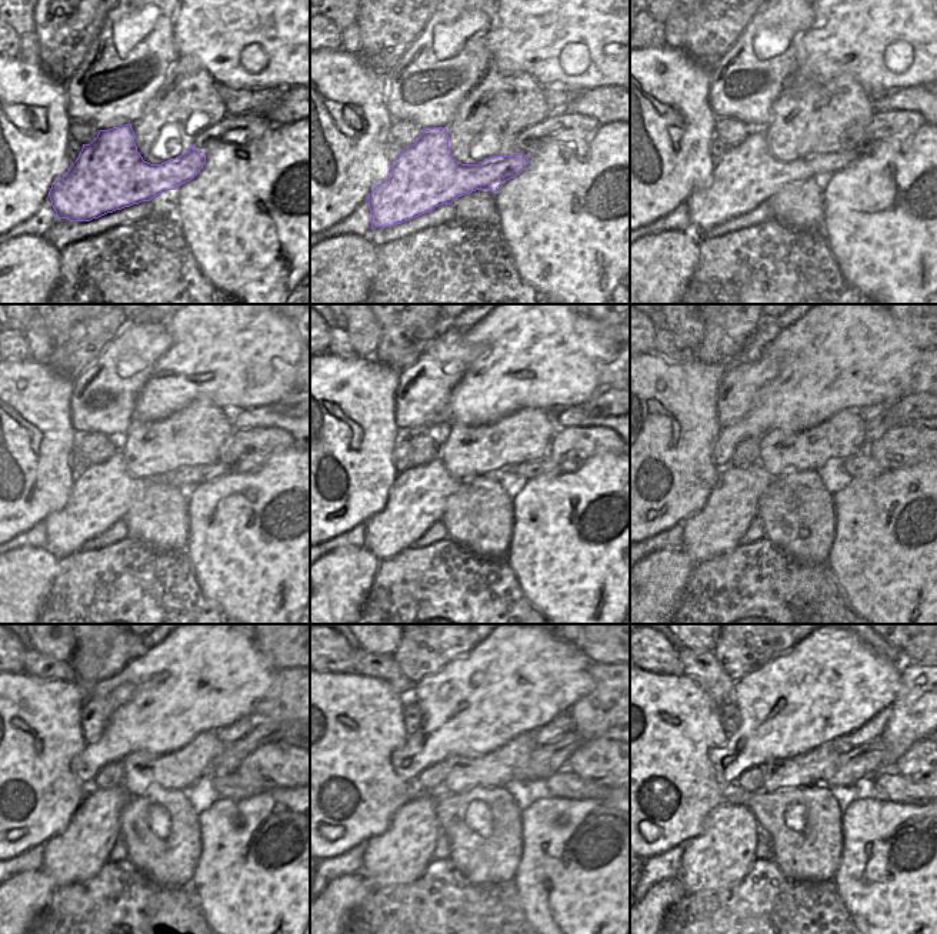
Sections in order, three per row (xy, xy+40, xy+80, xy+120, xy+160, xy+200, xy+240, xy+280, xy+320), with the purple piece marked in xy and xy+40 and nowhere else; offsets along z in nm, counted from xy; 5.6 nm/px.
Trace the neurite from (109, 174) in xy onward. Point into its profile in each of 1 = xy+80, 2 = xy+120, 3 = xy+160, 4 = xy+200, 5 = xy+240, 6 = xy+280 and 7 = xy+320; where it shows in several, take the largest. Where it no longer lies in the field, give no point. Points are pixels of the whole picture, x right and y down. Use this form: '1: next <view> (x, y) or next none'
1: next xy+80 (747, 174)
2: next xy+120 (103, 494)
3: next xy+160 (417, 497)
4: next xy+200 (719, 527)
5: next xy+240 (79, 853)
6: next xy+280 (399, 856)
7: next xy+320 (723, 853)

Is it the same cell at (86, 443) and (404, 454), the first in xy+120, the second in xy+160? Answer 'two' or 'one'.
two

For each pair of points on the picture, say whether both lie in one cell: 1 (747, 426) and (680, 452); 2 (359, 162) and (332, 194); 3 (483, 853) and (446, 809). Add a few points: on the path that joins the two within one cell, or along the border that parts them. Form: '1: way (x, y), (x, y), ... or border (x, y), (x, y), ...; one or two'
1: border (723, 427), (712, 452), (712, 459), (719, 469); two
2: way (350, 170), (334, 186); one
3: way (477, 841), (456, 820); one

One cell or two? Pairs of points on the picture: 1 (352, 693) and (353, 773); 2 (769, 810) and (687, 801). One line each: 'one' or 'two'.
1: one
2: one

